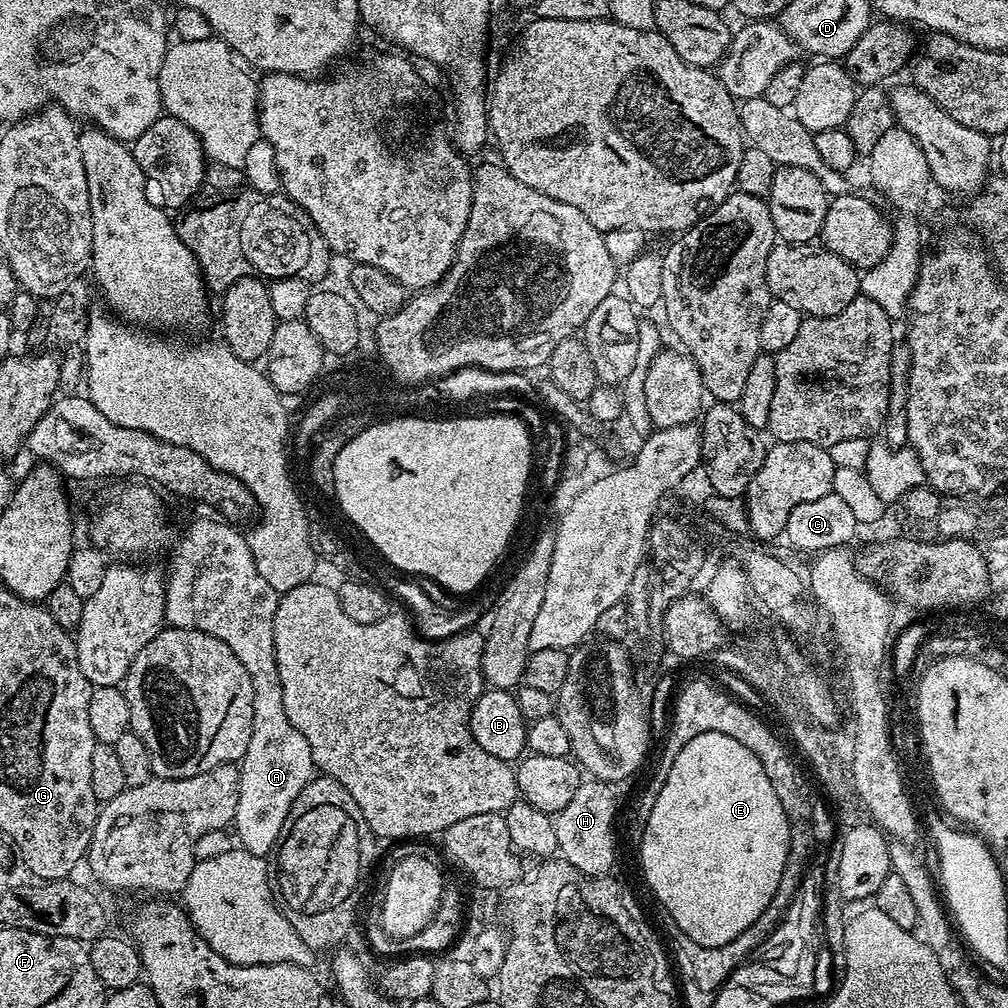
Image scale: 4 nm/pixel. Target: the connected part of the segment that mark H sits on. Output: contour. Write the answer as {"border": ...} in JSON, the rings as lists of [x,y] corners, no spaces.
{"border":[[[581,779],[574,798],[554,816],[559,855],[587,876],[611,873],[616,860],[616,792],[612,788],[615,787],[607,780]]]}

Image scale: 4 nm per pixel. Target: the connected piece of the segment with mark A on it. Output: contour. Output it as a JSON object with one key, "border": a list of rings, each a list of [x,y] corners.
{"border":[[[215,519],[194,521],[177,542],[172,561],[166,567],[164,619],[173,628],[197,628],[226,642],[226,646],[234,650],[234,658],[246,666],[246,674],[250,674],[250,682],[254,686],[254,726],[250,730],[250,746],[246,746],[244,759],[238,764],[240,789],[234,836],[239,847],[255,856],[267,857],[276,847],[282,822],[286,822],[286,814],[290,814],[294,798],[298,798],[298,794],[302,794],[302,790],[314,779],[314,765],[306,738],[302,738],[302,734],[294,730],[290,718],[286,718],[286,706],[282,702],[282,678],[278,678],[274,650],[274,610],[278,610],[280,596],[274,586],[258,574],[247,535],[223,519]]]}

